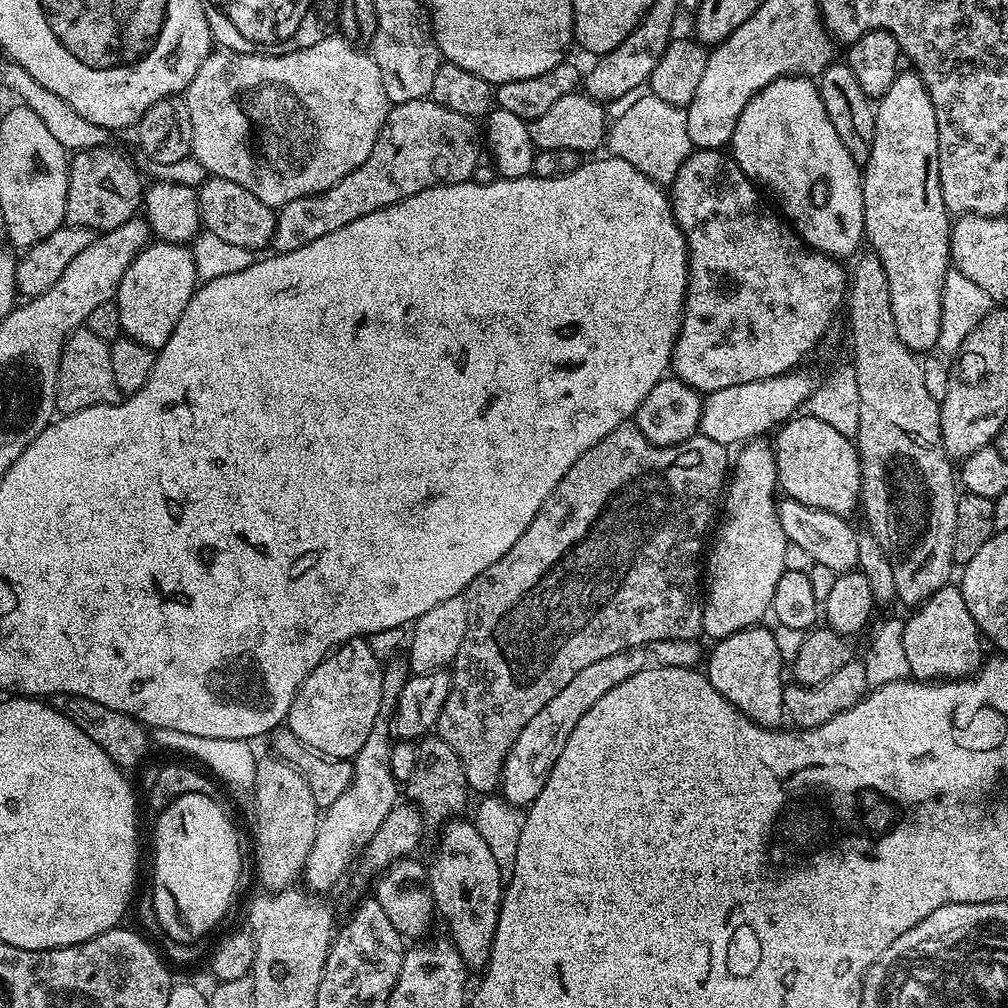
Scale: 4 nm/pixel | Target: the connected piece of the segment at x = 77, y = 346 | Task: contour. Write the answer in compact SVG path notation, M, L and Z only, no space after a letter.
M81 326L64 344L56 379L56 407L61 413L86 410L90 406L119 404L122 394L118 382L114 382L114 370L110 363L109 341L90 334L87 326Z

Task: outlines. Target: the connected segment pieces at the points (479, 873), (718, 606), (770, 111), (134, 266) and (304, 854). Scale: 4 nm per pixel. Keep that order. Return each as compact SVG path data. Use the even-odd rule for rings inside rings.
M456 818L443 825L444 833L440 836L440 849L436 852L432 864L427 865L427 886L432 892L432 901L439 919L448 923L447 935L458 950L460 957L469 969L483 969L488 962L488 955L494 942L494 930L498 930L500 903L504 897L505 881L501 879L498 864L485 839L479 834L471 819Z
M757 438L745 443L737 456L735 453L734 467L722 497L720 533L716 536L716 545L713 548L711 545L706 556L702 626L703 635L712 636L713 641L726 638L743 628L759 625L763 621L760 619L769 615L774 590L778 590L778 578L782 578L785 572L788 539L776 513L776 456L772 453L772 444L766 441Z
M806 76L778 77L758 90L738 117L730 141L730 155L751 180L759 181L761 185L768 184L769 190L784 207L787 223L808 247L826 256L845 258L859 246L860 239L865 239L862 168L854 158L850 158L850 150L842 146L842 138L838 138L834 131L834 122L830 122L822 106L815 79Z
M152 242L132 259L115 294L118 314L122 317L122 333L147 348L166 346L166 338L174 334L182 310L196 292L198 281L191 247L183 244Z
M275 758L258 759L257 774L251 786L251 795L256 795L256 872L265 884L269 893L282 892L293 887L301 879L304 867L308 864L308 855L314 846L316 827L322 819L321 809L314 802L314 794L310 794L310 786L306 786L306 778L298 774L284 760Z

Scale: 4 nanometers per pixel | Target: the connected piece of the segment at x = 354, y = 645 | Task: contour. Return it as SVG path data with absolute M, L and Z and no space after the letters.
M353 638L341 644L339 648L328 653L318 666L314 666L311 674L302 682L296 691L292 705L288 711L286 727L306 746L314 746L314 750L324 753L325 756L337 756L343 760L355 758L358 750L366 746L366 738L370 738L370 730L378 718L378 710L382 702L382 678L384 669L382 660L372 653L372 648L367 639Z

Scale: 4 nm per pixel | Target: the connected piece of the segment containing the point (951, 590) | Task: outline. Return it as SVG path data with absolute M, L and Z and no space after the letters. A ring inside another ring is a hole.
M949 582L941 586L930 598L915 609L912 617L904 620L902 647L906 649L906 658L910 661L912 676L925 682L939 682L945 678L964 678L976 671L982 663L980 656L980 627L974 622L970 610L966 610L966 598L955 583Z

